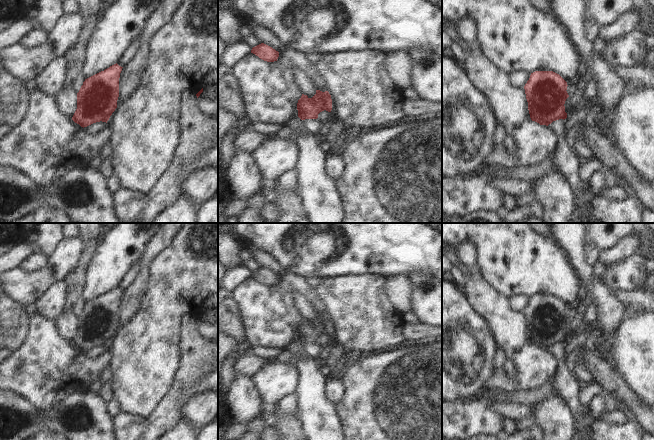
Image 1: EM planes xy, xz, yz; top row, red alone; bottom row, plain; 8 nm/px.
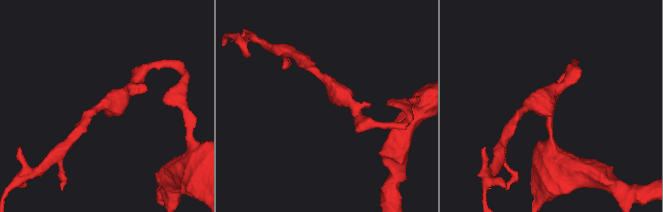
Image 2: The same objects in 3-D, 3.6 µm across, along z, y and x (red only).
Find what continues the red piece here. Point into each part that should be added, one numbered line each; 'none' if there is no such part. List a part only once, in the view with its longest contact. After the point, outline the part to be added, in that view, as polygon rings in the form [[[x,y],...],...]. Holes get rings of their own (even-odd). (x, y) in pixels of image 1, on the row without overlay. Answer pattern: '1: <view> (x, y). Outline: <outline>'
none.

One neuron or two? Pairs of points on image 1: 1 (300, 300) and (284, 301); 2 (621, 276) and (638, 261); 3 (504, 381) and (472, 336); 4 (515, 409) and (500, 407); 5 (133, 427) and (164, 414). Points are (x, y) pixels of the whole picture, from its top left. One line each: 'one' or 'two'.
1: two
2: one
3: two
4: one
5: two

